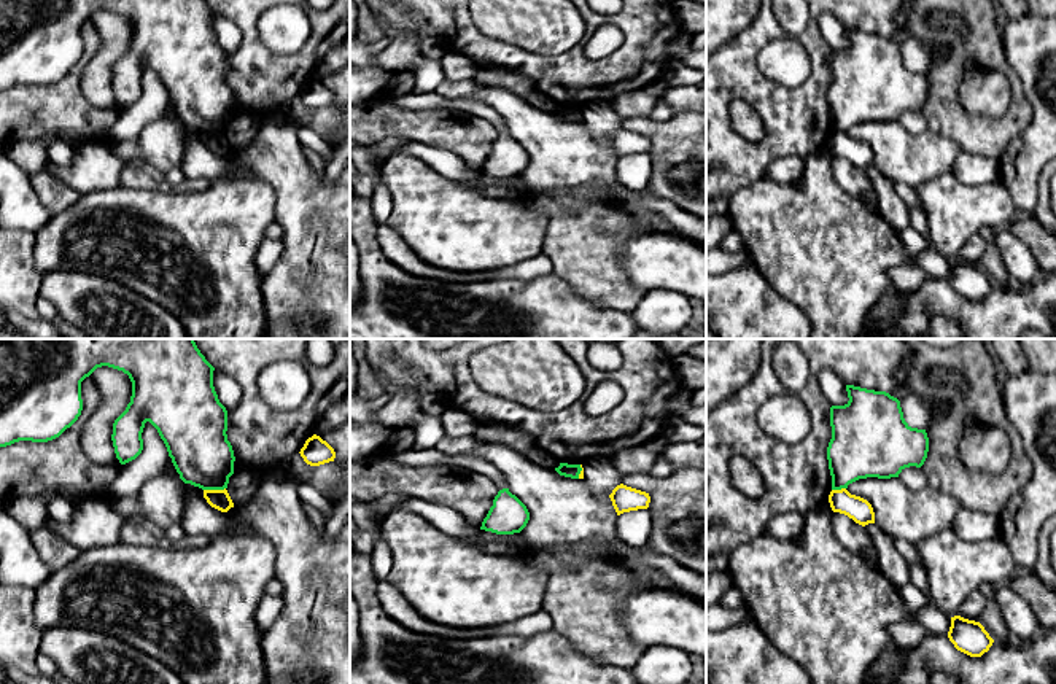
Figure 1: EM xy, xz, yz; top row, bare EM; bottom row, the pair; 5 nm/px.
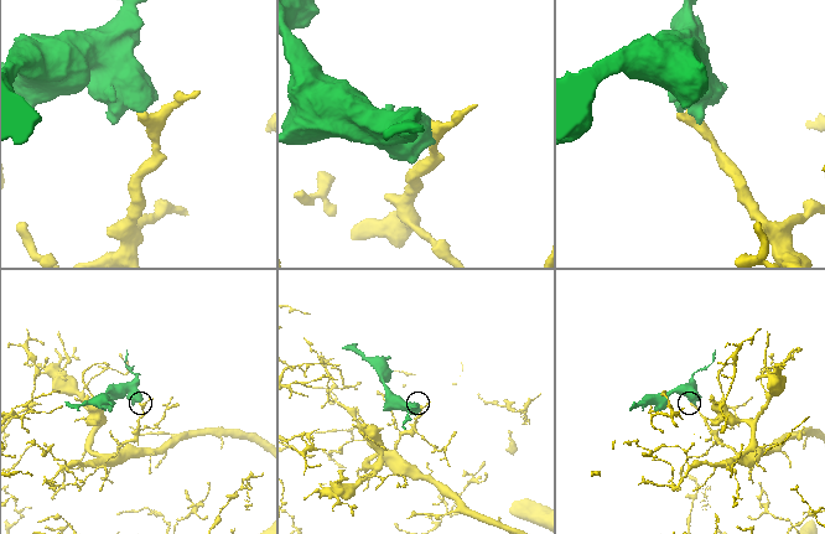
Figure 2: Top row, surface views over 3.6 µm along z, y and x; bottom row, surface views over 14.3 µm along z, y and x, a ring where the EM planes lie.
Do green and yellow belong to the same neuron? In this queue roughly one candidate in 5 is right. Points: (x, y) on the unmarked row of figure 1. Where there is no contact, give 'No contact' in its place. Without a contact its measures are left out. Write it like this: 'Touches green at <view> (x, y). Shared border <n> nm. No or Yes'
Touches green at xy (213, 132). Shared border 110 nm. No

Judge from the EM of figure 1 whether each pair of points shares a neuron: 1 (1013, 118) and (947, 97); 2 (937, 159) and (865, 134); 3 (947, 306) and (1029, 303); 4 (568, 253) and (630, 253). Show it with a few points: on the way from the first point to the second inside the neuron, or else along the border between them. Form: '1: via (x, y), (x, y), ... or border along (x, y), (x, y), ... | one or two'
1: via (996, 126), (970, 126), (959, 115) | one
2: via (920, 156), (902, 156), (883, 137) | one
3: via (967, 310), (1009, 310) | one
4: border along (646, 234), (619, 252), (621, 266), (636, 287) | two

